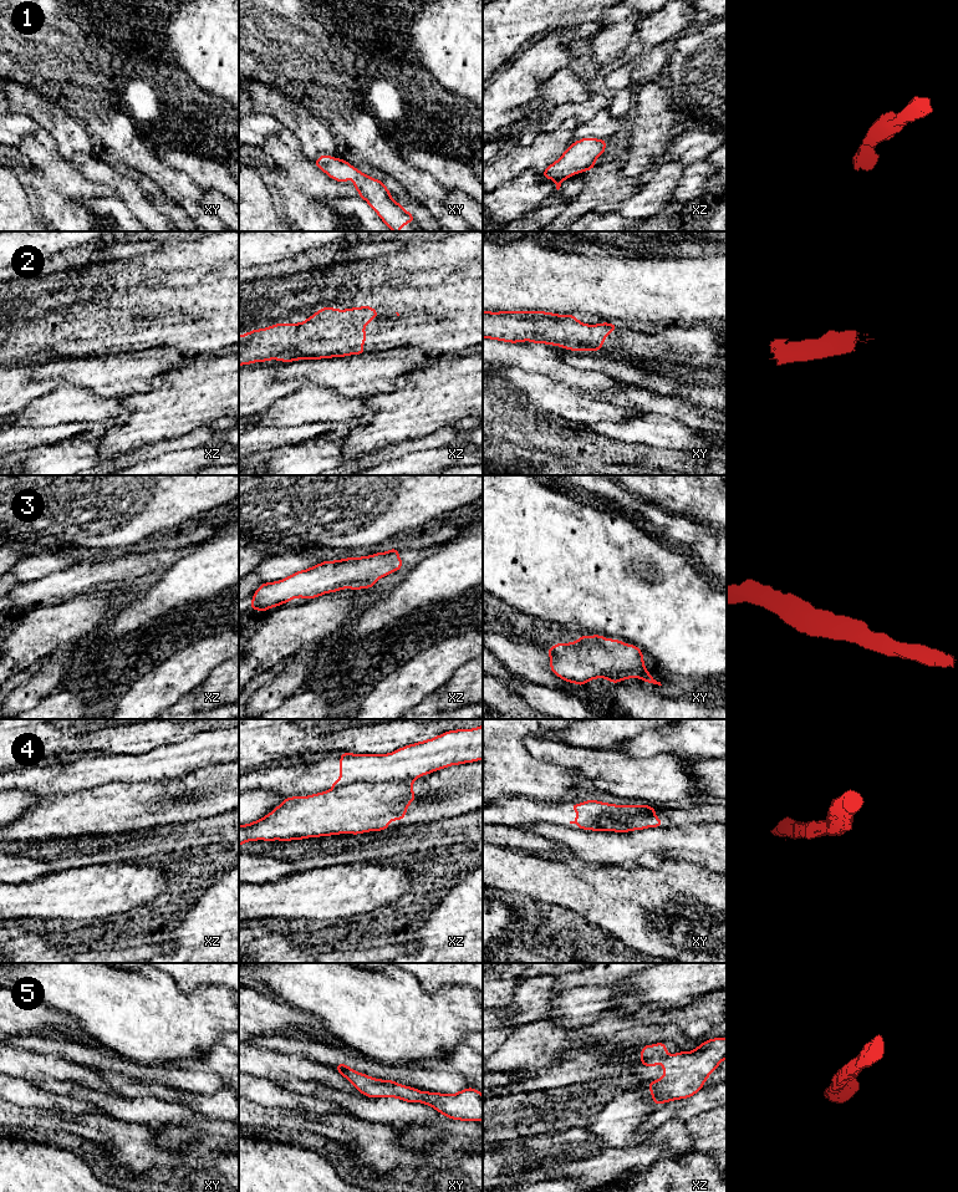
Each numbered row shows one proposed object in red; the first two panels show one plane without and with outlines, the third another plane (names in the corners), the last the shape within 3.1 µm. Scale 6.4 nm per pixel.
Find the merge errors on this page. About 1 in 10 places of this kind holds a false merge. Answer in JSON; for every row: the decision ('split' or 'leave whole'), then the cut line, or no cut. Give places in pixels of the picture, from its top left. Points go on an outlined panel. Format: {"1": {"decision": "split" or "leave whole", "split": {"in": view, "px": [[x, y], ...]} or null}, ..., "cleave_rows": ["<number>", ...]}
{"1": {"decision": "leave whole", "split": null}, "2": {"decision": "leave whole", "split": null}, "3": {"decision": "leave whole", "split": null}, "4": {"decision": "split", "split": {"in": "xz", "px": [[413, 778], [373, 783], [352, 782], [336, 788]]}}, "5": {"decision": "leave whole", "split": null}, "cleave_rows": ["4"]}

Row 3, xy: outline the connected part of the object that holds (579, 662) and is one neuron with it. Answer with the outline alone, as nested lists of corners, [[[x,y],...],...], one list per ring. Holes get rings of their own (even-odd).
[[[600,635],[581,636],[576,642],[557,643],[545,651],[551,657],[550,669],[565,682],[584,686],[596,678],[606,678],[612,684],[627,678],[642,678],[646,683],[662,686],[646,669],[641,650],[618,640],[605,638]]]

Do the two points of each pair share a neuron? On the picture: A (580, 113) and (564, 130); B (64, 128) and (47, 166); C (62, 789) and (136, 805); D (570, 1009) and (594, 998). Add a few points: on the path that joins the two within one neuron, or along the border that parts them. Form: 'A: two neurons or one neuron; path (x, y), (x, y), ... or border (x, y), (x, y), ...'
A: two neurons; border (580, 121), (566, 118), (549, 132)
B: two neurons; border (39, 127), (51, 136), (56, 149), (69, 162)
C: two neurons; border (92, 788), (65, 795), (50, 795), (47, 798)
D: one neuron; path (576, 1003), (587, 1001)

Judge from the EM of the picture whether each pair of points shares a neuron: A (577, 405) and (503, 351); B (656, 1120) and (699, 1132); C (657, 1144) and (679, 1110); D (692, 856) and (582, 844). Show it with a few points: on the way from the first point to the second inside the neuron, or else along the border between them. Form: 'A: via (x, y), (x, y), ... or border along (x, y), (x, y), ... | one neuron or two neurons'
A: border along (505, 366), (516, 366), (562, 381) | two neurons
B: border along (713, 1108), (696, 1114), (687, 1120) | two neurons
C: border along (683, 1120), (668, 1119), (650, 1134) | two neurons
D: via (665, 842), (610, 844) | one neuron

